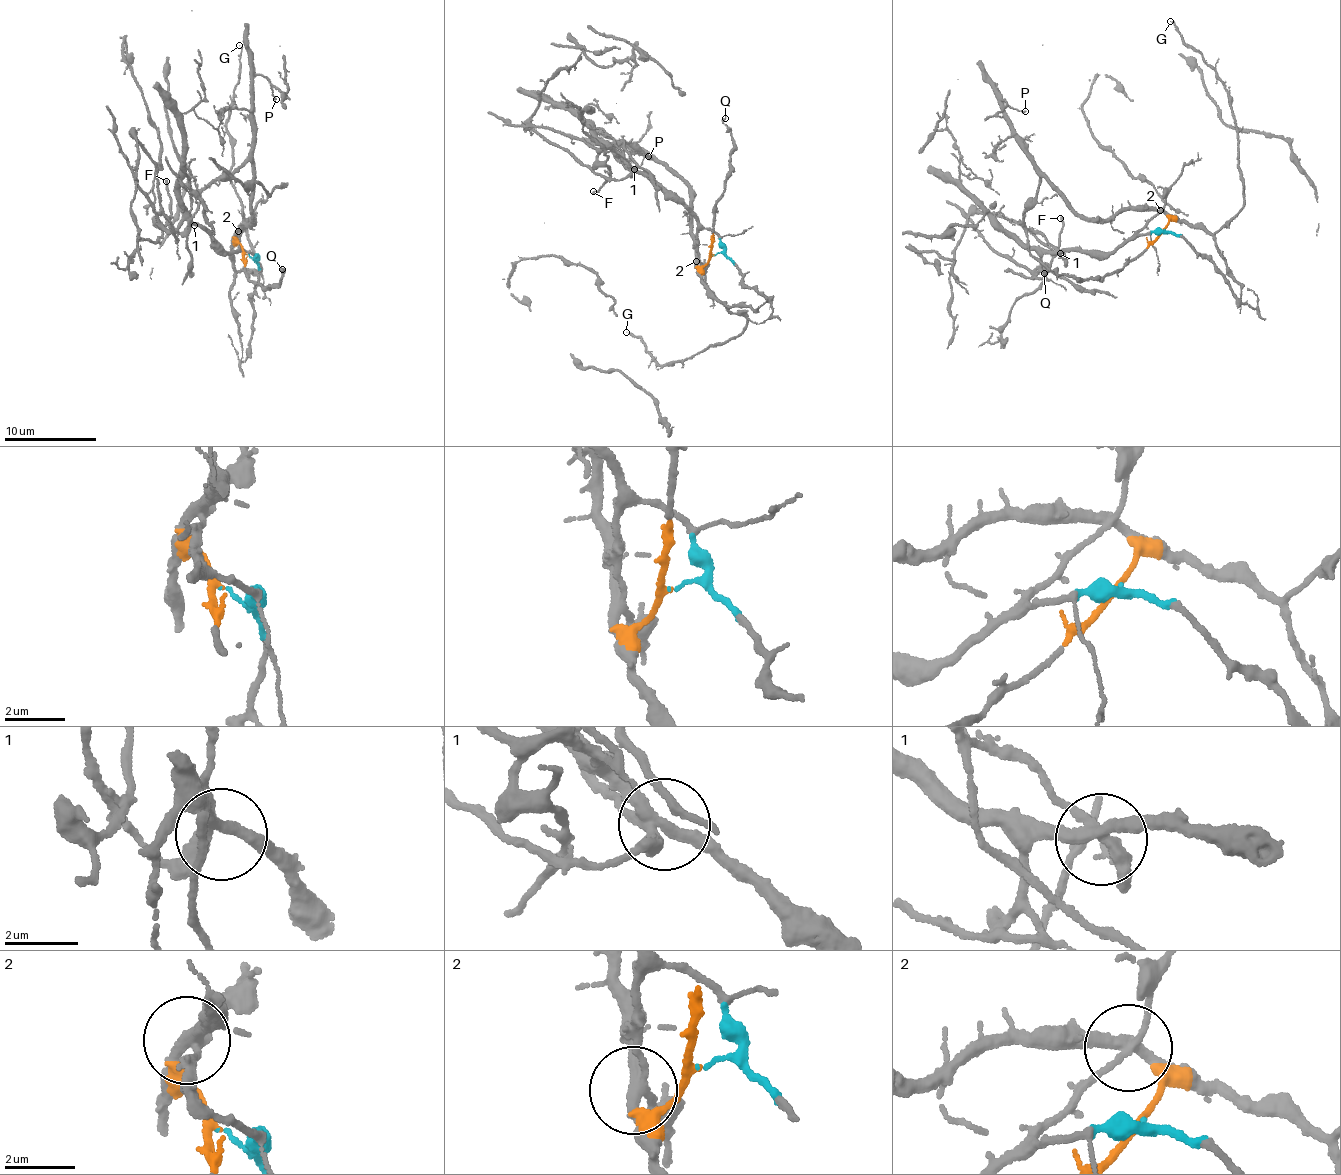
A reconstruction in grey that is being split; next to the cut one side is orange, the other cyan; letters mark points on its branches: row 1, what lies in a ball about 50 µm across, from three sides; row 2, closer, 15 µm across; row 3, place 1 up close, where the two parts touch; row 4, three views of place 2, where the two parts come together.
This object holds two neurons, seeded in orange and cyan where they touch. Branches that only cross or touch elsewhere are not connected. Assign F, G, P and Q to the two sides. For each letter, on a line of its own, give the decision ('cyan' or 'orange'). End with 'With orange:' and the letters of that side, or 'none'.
F: cyan
G: orange
P: orange
Q: orange
With orange: G, P, Q

